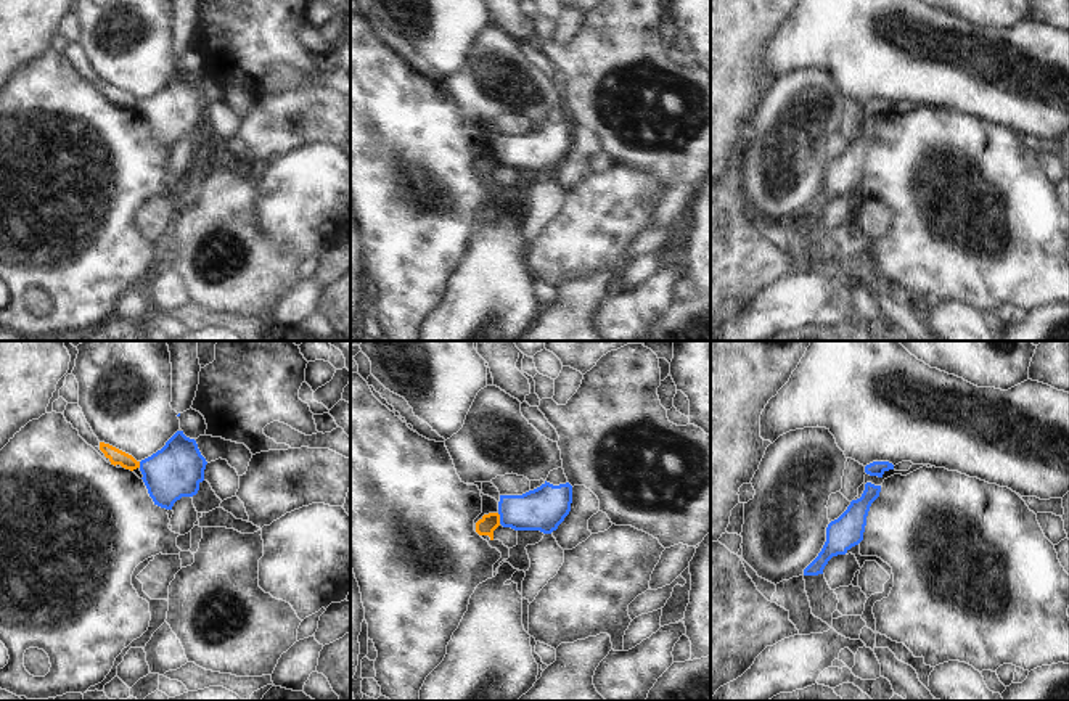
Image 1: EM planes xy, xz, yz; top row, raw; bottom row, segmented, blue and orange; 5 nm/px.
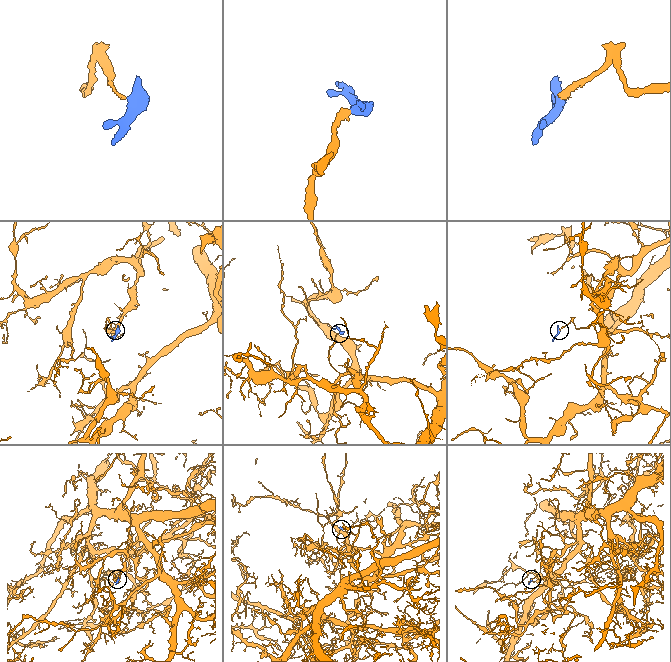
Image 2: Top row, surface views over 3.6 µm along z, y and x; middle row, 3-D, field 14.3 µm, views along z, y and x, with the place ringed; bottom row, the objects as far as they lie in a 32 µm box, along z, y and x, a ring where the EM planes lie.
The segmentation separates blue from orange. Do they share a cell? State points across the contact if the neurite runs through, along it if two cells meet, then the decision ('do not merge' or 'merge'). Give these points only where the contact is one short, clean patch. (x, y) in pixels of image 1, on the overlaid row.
border xz (497, 513), (500, 523); do not merge

